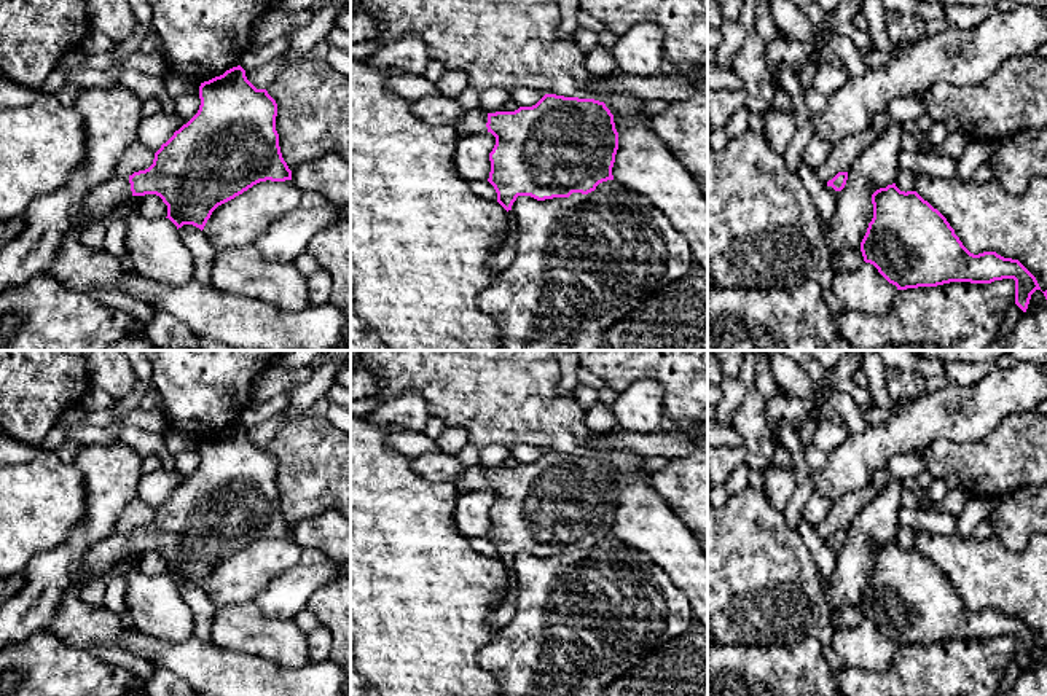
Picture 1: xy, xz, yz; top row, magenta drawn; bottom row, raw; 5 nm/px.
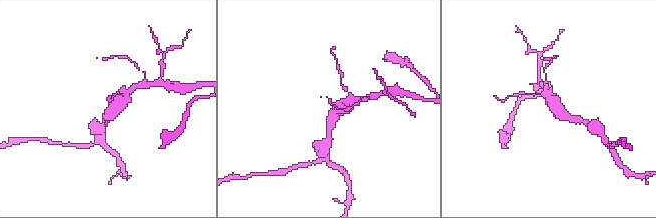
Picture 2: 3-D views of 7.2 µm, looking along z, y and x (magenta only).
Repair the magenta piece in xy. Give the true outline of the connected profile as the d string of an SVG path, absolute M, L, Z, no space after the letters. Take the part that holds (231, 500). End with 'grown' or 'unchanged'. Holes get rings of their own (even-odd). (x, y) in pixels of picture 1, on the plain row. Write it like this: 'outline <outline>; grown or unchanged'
outline M237 422L199 443L198 470L155 510L153 521L129 534L112 534L81 557L69 589L80 591L94 577L105 577L113 564L131 553L156 551L167 562L177 586L193 581L204 586L212 569L260 538L292 537L276 487L277 460L266 446L257 446Z; grown

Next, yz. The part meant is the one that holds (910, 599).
outline M896 540L880 545L872 551L873 575L869 580L867 589L861 599L861 608L865 620L873 621L878 629L897 647L937 643L950 639L991 640L994 637L1015 637L1015 661L1026 669L1031 651L1041 647L1036 634L1018 618L1004 615L996 608L971 610L947 575L924 557L916 548L900 548Z; unchanged

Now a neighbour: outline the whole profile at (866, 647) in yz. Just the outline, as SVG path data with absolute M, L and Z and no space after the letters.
M864 618L854 629L835 626L832 648L846 667L883 672L891 666L899 647L873 621Z

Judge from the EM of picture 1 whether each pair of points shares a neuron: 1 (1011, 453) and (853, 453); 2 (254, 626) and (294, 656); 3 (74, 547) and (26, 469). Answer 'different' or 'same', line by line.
1: different
2: same
3: different

